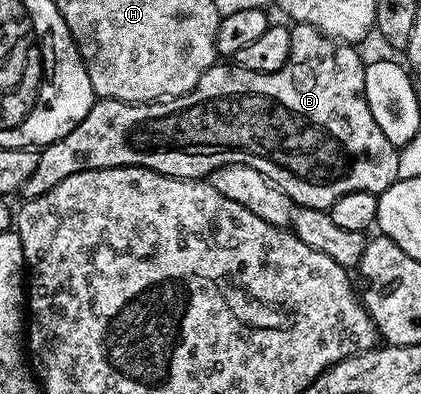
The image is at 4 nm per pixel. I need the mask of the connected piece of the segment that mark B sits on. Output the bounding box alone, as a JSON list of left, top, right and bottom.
[21,24,399,210]

